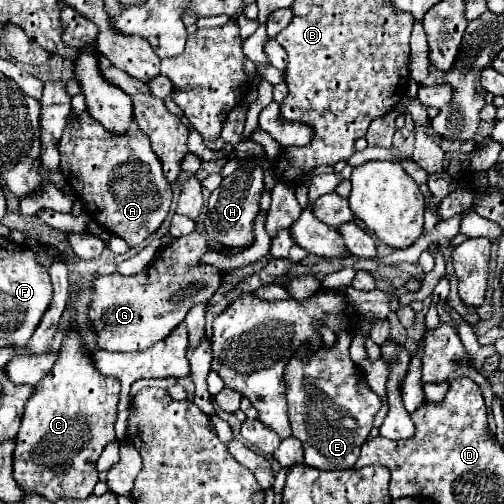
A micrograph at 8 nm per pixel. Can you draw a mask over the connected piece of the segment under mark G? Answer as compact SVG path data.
M191 232L161 248L151 264L135 276L99 276L89 304L89 328L97 336L97 346L109 352L145 350L169 336L193 304L209 302L211 296L217 294L225 274L209 264L201 264L205 252L209 252L207 240Z

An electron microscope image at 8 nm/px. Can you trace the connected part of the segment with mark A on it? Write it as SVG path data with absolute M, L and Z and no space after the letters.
M87 112L79 114L79 122L81 128L71 130L67 126L59 142L61 172L75 196L87 202L87 214L97 224L125 240L127 246L141 246L159 230L171 206L171 186L163 176L161 162L135 122L127 136L115 136L99 122L93 122Z

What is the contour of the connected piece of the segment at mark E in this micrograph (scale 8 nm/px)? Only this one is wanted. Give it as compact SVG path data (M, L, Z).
M341 328L335 332L335 344L325 346L317 354L301 348L285 366L287 414L293 436L301 440L305 450L305 466L317 470L349 470L359 458L361 444L369 438L373 416L381 408L381 398L369 388L365 374L353 364L349 346L353 332Z

